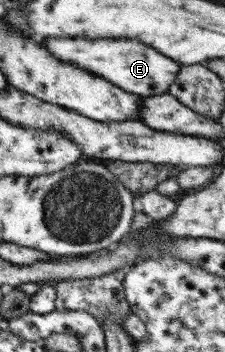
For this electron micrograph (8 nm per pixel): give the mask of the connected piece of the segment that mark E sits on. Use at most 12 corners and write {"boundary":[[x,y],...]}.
{"boundary":[[31,38],[140,97],[167,93],[178,62],[133,39]]}

